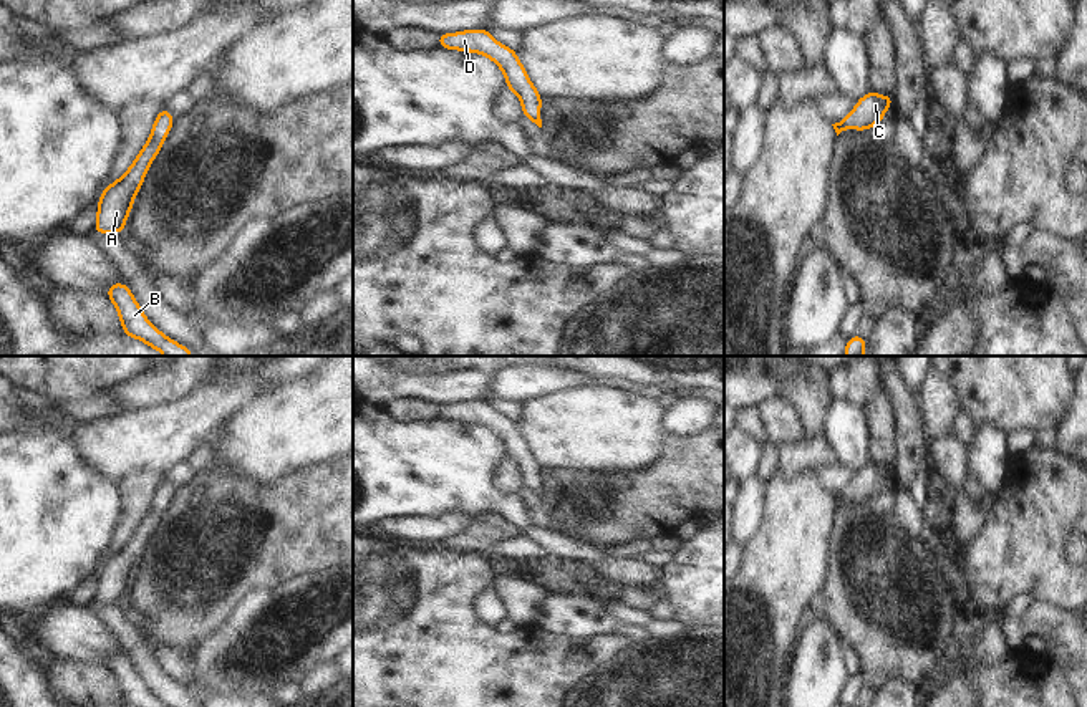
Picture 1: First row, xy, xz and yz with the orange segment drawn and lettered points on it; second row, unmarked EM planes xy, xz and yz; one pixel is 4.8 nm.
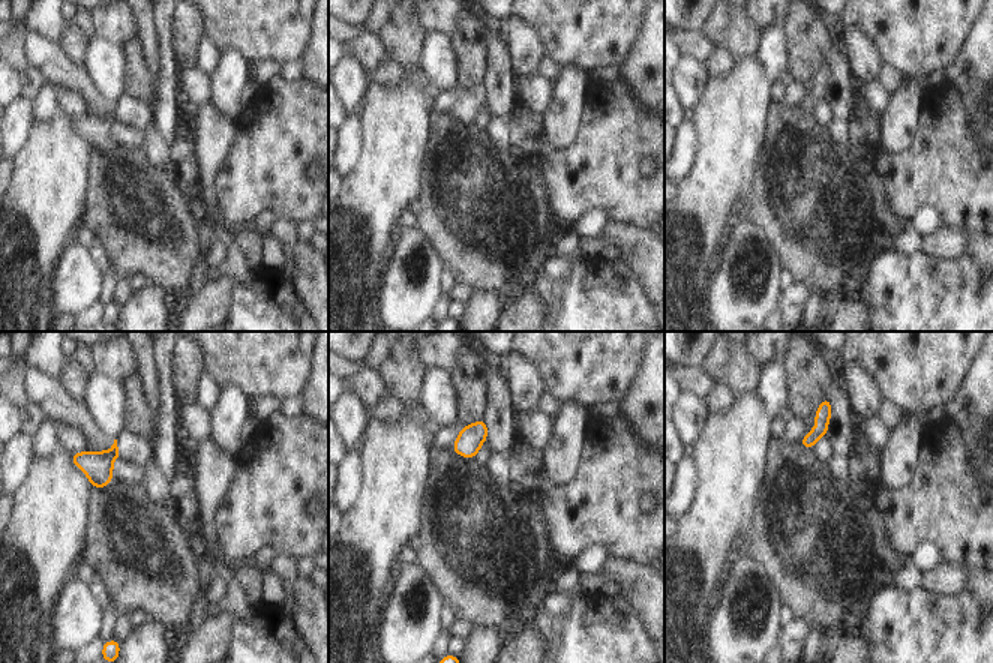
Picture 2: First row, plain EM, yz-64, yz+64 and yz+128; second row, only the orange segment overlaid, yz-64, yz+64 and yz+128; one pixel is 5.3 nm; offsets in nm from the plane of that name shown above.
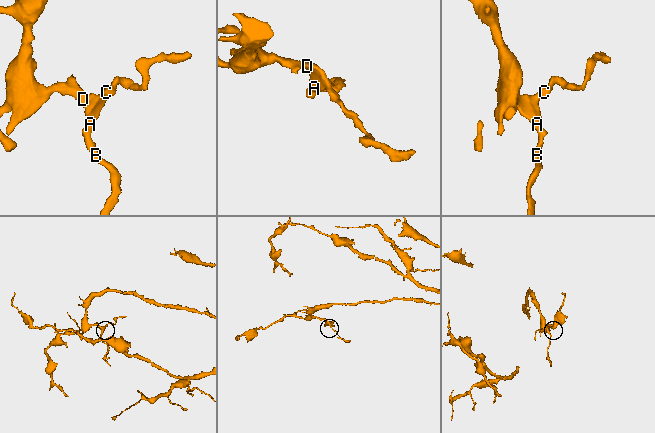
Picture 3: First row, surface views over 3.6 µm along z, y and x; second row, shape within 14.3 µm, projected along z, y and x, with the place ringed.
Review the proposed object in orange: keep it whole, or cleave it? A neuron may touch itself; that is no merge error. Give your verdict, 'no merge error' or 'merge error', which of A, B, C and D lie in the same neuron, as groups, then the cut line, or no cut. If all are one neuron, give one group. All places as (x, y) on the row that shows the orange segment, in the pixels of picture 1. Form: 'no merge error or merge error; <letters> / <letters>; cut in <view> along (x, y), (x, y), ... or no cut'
no merge error; A B C D; no cut

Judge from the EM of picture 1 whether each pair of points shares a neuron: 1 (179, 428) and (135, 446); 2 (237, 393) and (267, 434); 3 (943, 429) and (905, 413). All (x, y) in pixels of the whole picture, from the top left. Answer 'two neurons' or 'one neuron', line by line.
1: one neuron
2: two neurons
3: two neurons

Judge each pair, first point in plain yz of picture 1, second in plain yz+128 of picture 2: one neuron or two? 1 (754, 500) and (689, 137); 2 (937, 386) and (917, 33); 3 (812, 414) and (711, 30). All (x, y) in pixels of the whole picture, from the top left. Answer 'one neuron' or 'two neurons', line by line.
1: one neuron
2: two neurons
3: one neuron

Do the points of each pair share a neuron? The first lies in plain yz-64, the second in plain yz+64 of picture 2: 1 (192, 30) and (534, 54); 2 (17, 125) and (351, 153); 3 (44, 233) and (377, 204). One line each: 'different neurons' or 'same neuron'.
1: same neuron
2: same neuron
3: same neuron

